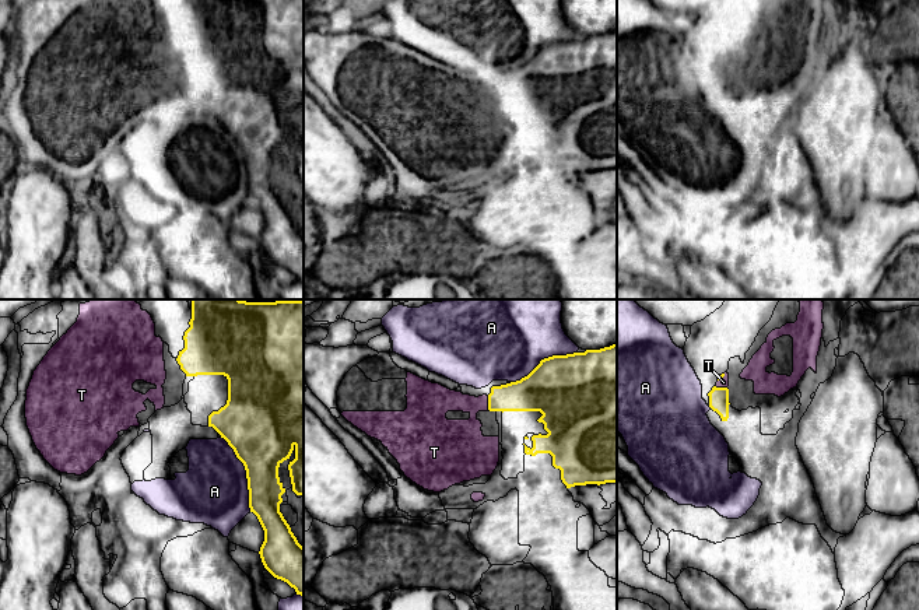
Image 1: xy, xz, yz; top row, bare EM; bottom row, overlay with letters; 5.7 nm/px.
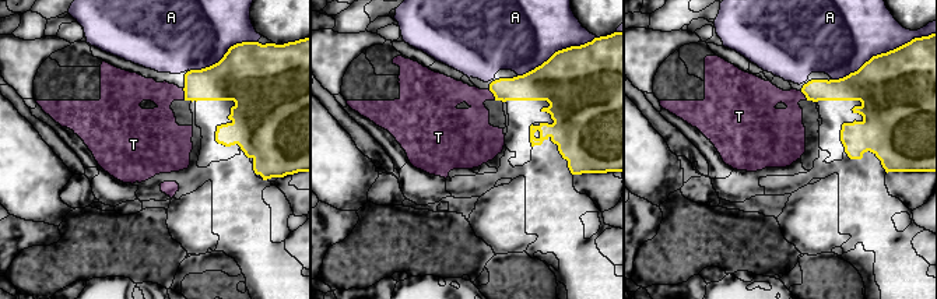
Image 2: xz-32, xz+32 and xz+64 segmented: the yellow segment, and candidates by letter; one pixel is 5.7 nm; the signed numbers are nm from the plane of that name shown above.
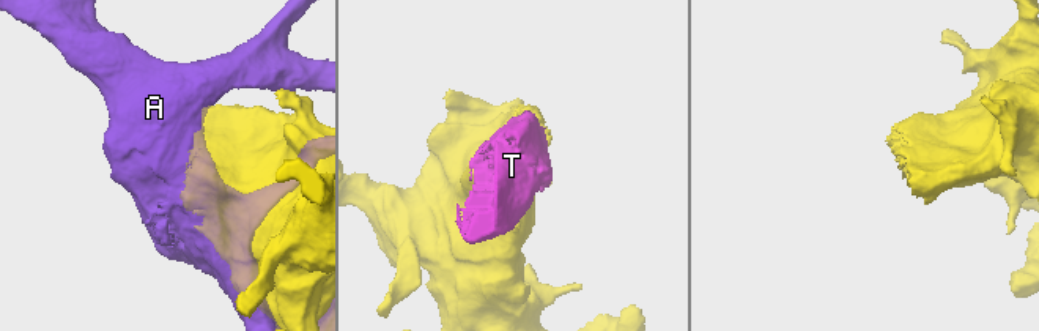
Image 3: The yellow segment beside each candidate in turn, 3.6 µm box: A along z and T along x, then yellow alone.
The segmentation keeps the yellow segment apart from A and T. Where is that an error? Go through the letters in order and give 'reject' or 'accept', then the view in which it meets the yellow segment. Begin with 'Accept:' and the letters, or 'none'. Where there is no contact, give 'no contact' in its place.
Accept: T
A: reject | xy
T: accept | xz

